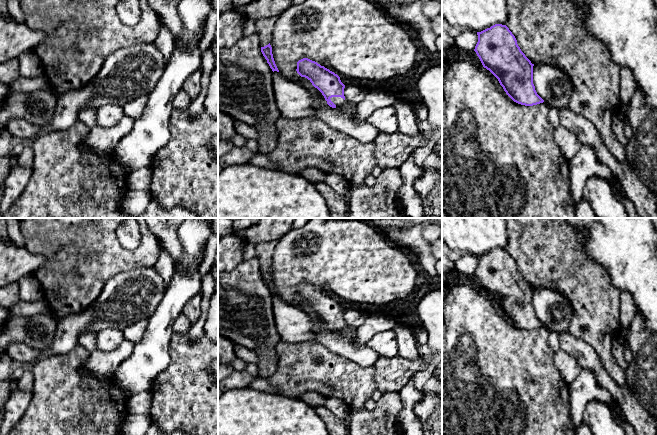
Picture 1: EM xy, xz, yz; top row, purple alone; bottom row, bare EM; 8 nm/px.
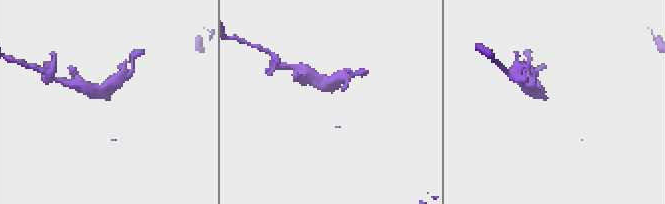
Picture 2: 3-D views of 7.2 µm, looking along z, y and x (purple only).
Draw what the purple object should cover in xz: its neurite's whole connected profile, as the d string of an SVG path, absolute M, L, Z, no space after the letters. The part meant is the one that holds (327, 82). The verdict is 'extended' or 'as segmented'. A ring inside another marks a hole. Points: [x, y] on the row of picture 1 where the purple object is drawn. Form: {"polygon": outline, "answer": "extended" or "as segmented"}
{"polygon": "M303 58L297 62L297 73L307 78L324 96L332 108L339 108L345 102L344 88L340 77L315 61Z", "answer": "extended"}

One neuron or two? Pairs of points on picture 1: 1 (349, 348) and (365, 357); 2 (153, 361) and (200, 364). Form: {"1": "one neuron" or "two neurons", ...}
{"1": "one neuron", "2": "two neurons"}

